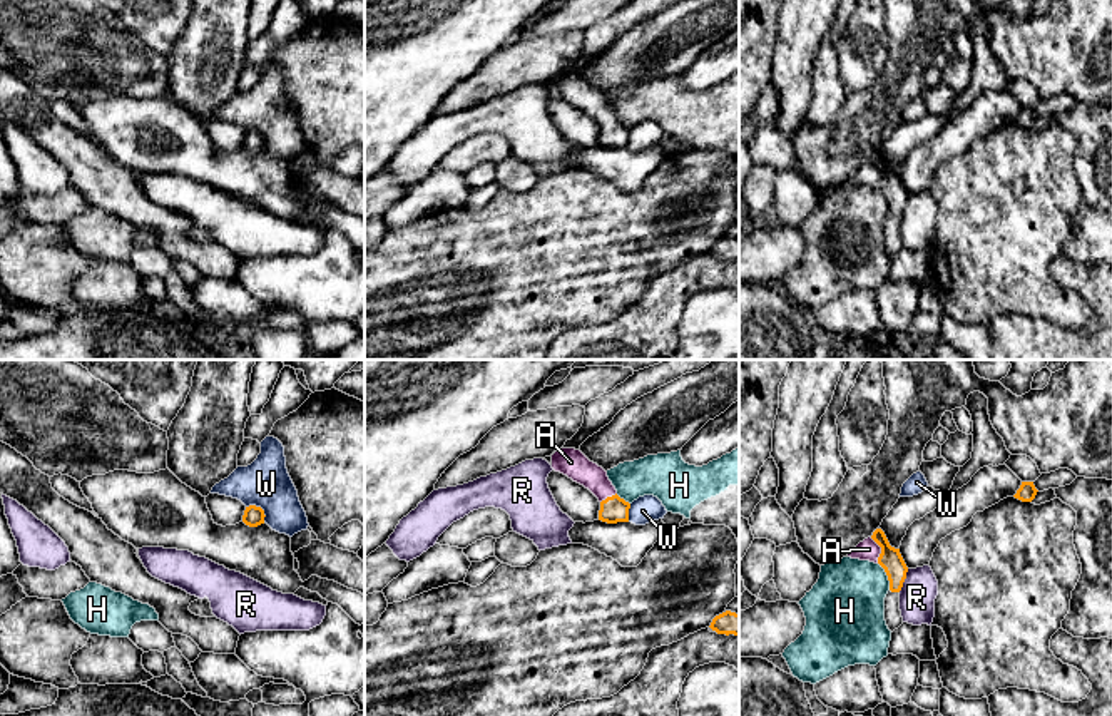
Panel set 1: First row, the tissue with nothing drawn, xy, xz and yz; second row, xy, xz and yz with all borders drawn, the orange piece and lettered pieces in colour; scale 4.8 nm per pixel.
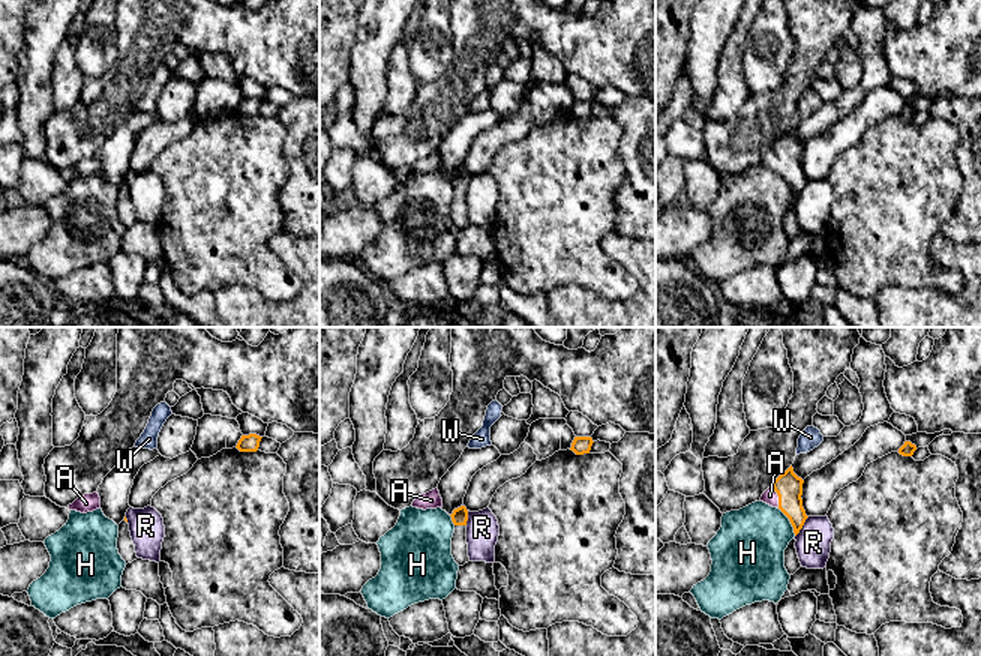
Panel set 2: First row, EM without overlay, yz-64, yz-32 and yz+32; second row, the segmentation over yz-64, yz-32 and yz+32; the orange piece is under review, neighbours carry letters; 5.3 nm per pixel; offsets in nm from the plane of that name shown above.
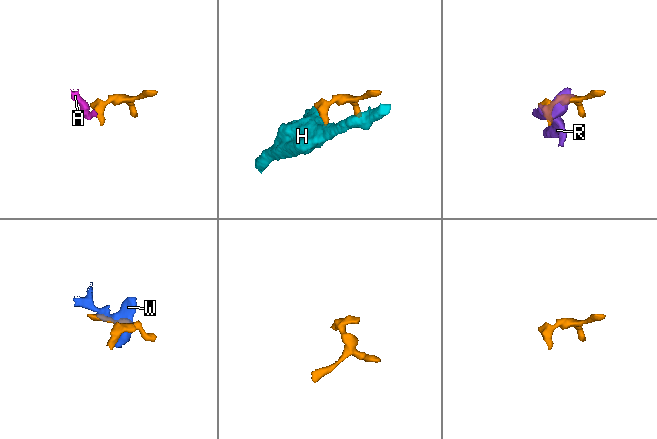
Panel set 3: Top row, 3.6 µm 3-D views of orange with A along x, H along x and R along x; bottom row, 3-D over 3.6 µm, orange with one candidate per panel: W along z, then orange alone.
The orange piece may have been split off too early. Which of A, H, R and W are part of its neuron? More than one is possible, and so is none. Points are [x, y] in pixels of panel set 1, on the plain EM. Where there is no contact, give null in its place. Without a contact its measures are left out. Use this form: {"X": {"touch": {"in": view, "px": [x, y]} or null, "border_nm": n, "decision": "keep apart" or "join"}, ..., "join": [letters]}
{"A": {"touch": {"in": "yz", "px": [882, 176]}, "border_nm": 130, "decision": "join"}, "H": {"touch": {"in": "yz", "px": [887, 199]}, "border_nm": 150, "decision": "keep apart"}, "R": {"touch": {"in": "yz", "px": [903, 206]}, "border_nm": 120, "decision": "keep apart"}, "W": {"touch": {"in": "xy", "px": [260, 132]}, "border_nm": 120, "decision": "keep apart"}, "join": ["A"]}

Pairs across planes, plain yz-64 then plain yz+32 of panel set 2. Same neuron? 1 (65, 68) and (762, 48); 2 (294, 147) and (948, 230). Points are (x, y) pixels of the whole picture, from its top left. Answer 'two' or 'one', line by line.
1: two
2: one

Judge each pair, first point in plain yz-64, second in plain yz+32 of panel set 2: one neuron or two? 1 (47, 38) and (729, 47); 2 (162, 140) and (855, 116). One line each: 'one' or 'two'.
1: two
2: one

